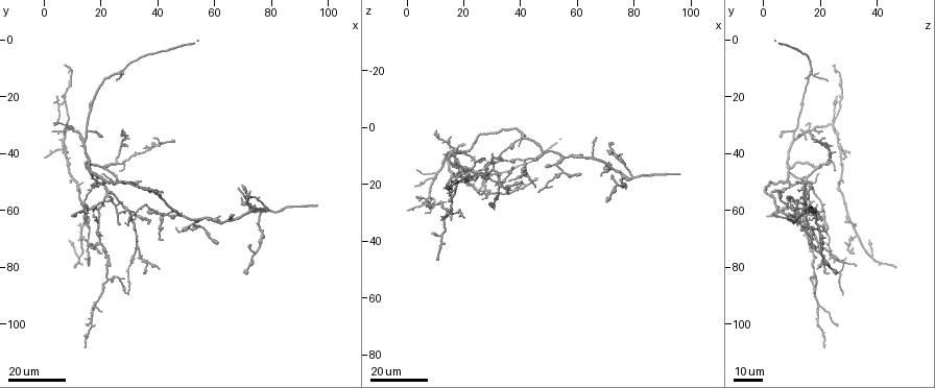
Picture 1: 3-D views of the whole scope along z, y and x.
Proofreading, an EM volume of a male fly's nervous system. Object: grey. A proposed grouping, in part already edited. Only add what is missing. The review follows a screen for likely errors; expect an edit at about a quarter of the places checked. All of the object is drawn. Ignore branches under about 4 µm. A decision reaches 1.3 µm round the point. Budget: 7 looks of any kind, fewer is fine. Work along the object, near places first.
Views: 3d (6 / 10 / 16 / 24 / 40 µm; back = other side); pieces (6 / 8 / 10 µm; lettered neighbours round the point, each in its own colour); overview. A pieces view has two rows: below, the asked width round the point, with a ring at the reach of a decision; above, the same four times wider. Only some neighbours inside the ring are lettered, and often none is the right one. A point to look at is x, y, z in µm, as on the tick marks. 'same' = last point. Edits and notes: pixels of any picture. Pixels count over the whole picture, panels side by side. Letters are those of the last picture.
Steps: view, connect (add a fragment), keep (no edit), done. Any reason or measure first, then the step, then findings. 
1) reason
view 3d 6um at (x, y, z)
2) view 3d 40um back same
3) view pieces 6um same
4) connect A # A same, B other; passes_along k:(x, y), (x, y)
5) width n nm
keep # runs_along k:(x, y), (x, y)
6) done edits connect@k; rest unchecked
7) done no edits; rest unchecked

branch stops here
view 3d 24um at (68, 53, 16)

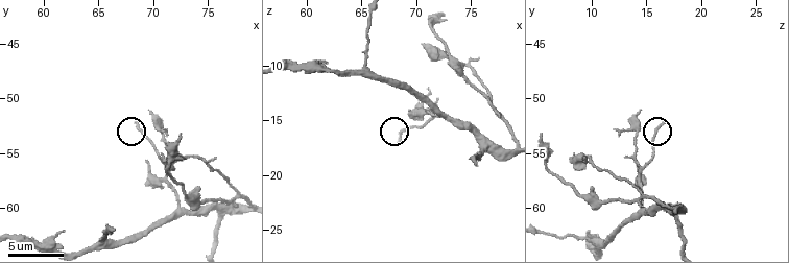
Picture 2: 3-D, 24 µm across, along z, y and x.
see the neighbours
view pieces 10um at (68.6, 52.0, 16.6)

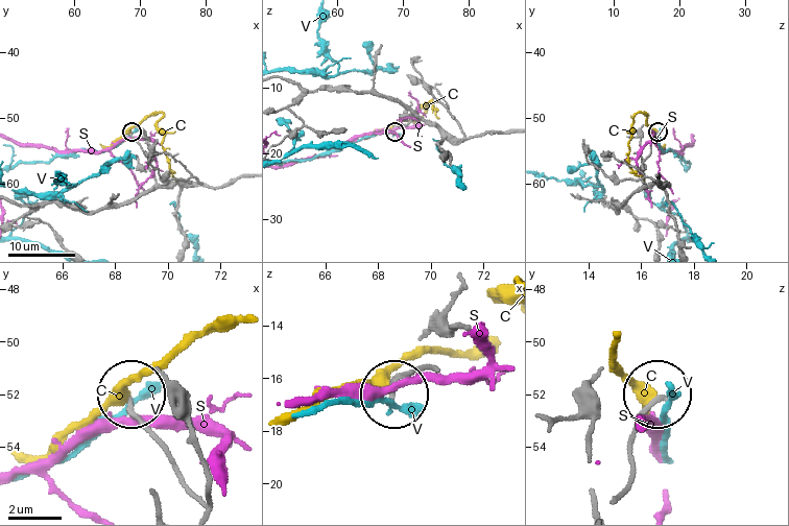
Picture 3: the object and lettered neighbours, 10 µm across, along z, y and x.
width 140 nm
keep # C other, S other, V other; runs_along 3:(615, 498), (627, 477), (632, 430), (652, 399); no lettered fragment goes on from it

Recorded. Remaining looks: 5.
an open end
view 3d 24um at (67, 62, 4)

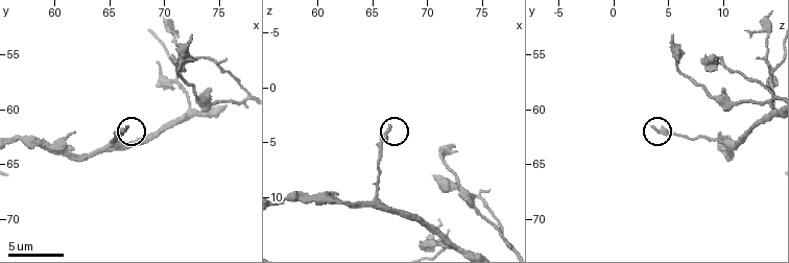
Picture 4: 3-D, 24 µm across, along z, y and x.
see the neighbours
view pieces 8um at (66.6, 61.6, 3.6)

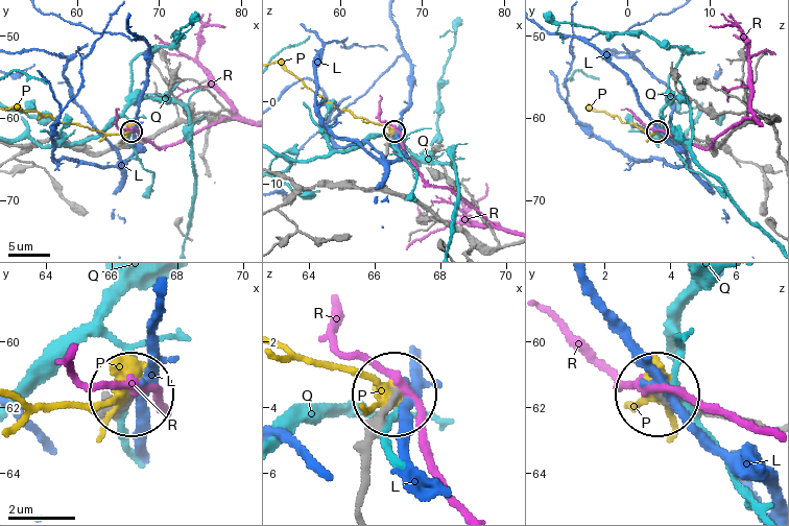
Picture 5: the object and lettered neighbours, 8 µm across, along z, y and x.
keep # L other, P other, Q other, R other; runs_along 5:(48, 141), (106, 151), (132, 132); no lettered fragment goes on from it

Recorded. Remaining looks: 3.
free end
view 3d 16um at (96, 58, 17)

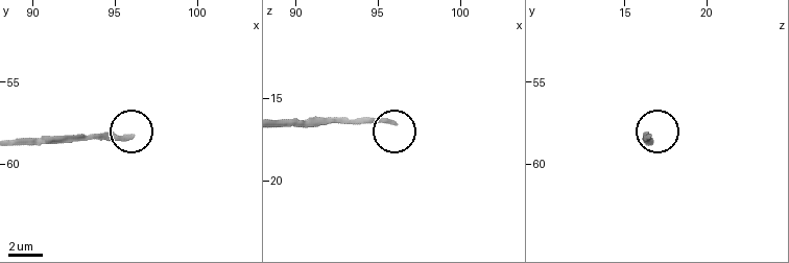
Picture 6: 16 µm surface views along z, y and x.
view pieces 8um at (95.9, 58.4, 16.6)

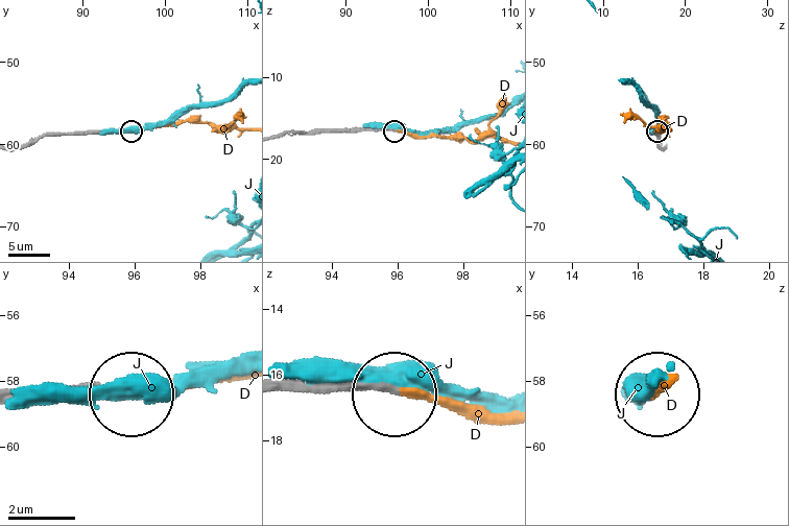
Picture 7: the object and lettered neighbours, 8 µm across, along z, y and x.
width 250 nm
connect D # D same, J other; passes_along 7:(312, 391), (419, 391), (502, 416); the neuron continues

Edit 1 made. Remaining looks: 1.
view pieces 6um at (71.0, 55.6, 8.2)

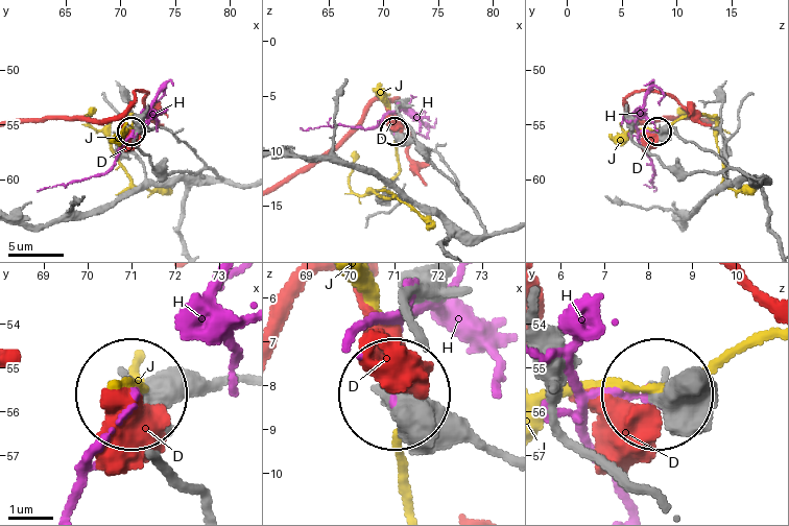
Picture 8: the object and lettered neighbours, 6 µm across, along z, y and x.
keep # D other, H other, J other; runs_along 8:(508, 455), (440, 440), (400, 403); none of them fits

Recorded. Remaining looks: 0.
done edits connect@7; rest unchecked

